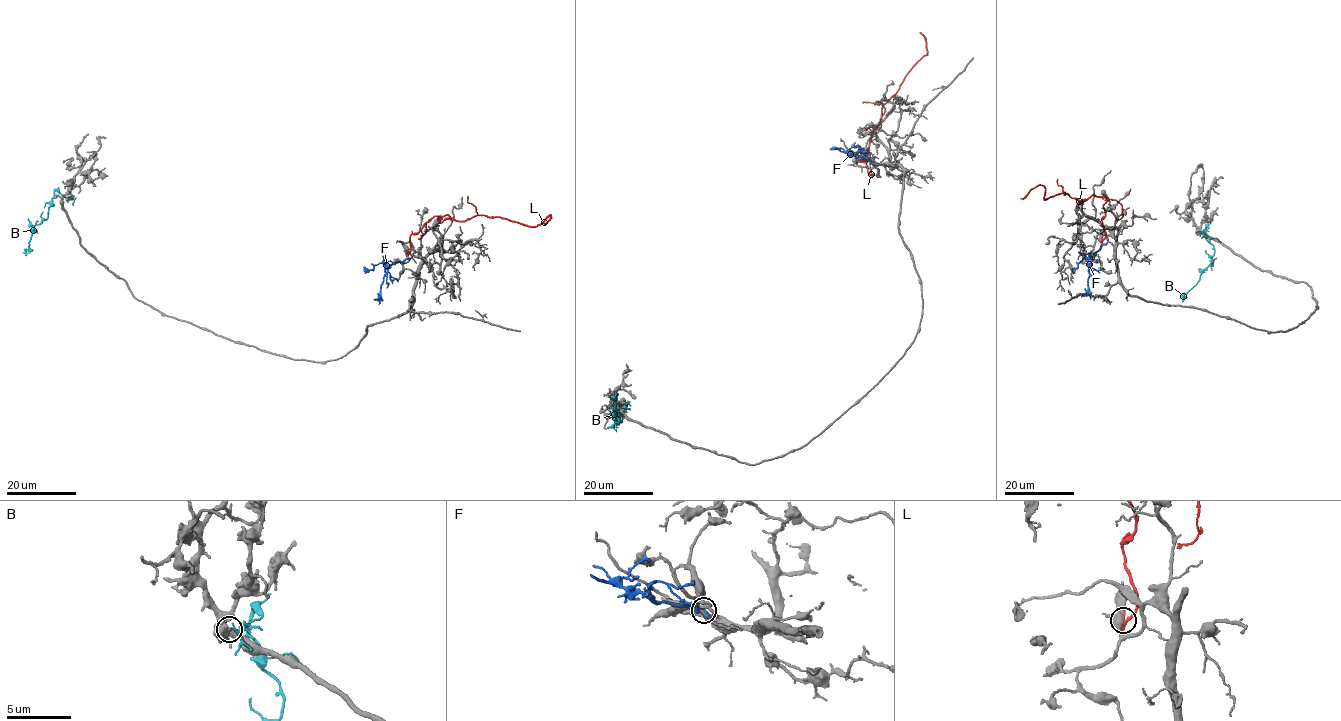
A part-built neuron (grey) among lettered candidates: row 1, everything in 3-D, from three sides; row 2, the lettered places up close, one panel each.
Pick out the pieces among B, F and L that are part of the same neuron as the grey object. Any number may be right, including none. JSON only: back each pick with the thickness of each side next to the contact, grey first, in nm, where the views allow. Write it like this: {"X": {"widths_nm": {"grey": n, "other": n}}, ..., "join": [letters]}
{"join": []}

